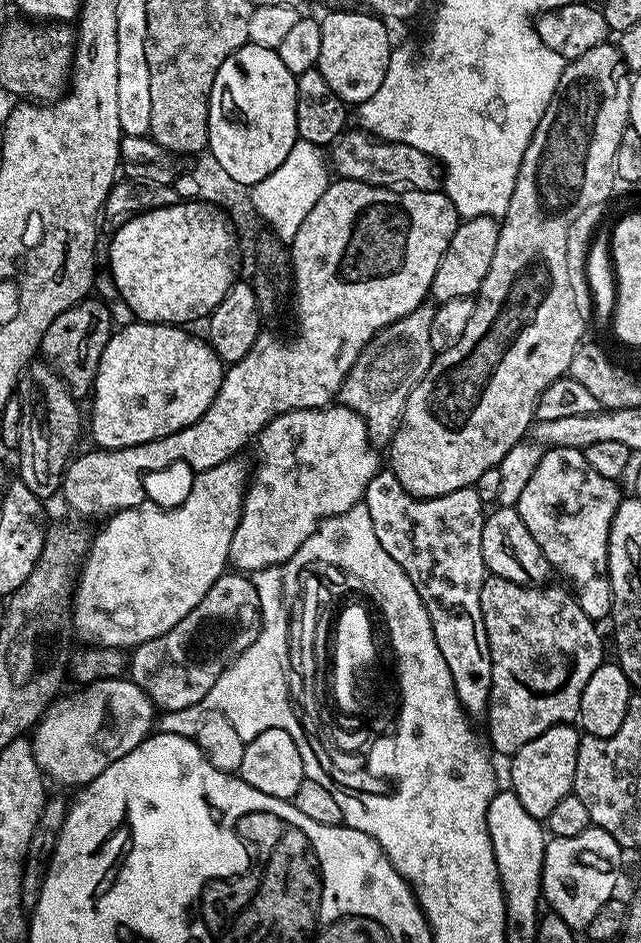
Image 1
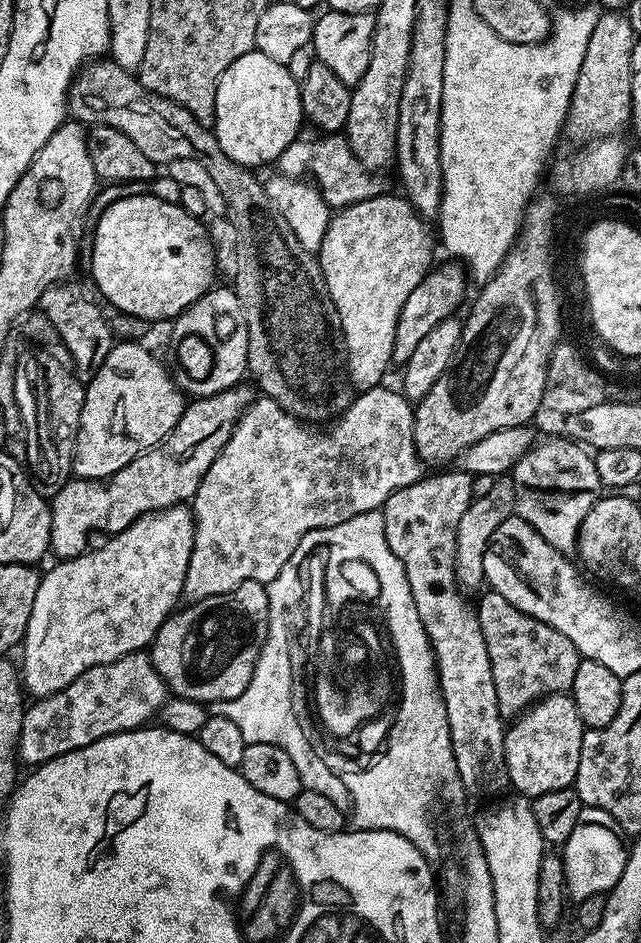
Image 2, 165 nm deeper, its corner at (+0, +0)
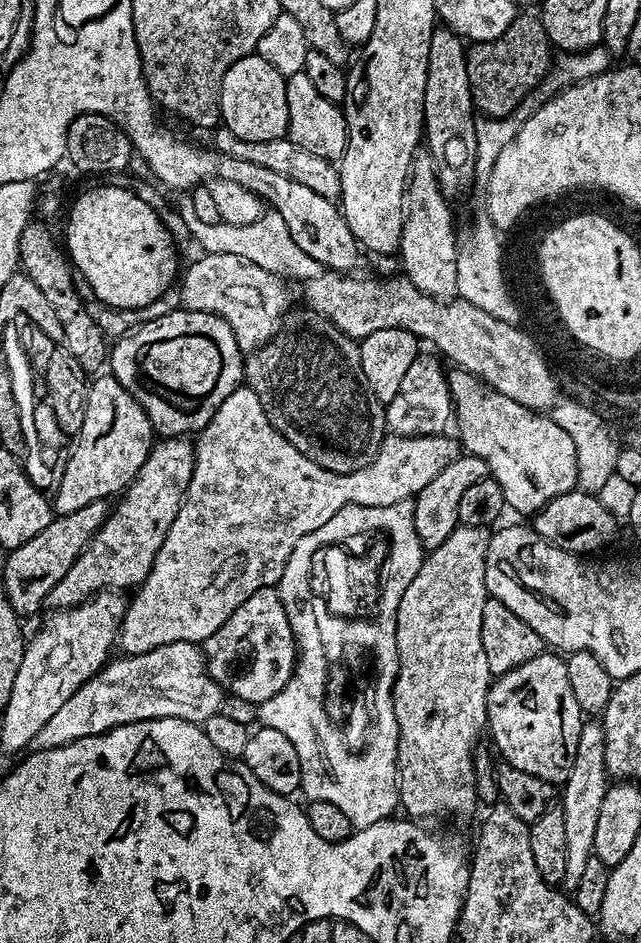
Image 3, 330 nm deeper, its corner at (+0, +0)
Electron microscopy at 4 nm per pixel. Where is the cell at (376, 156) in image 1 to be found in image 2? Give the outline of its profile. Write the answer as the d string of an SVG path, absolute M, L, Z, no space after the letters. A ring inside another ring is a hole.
M324 134L319 138L321 140L297 138L290 146L286 146L276 163L279 175L310 178L333 210L349 208L351 204L385 195L383 175L368 171L362 166L362 162L358 162L354 150L350 150L347 135Z

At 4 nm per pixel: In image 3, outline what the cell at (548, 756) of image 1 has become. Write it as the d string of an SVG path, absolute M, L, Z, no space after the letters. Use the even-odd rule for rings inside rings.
M545 650L530 662L524 662L522 666L509 672L503 672L493 679L488 688L487 731L492 732L498 756L500 751L499 759L518 770L526 770L526 774L534 774L534 778L548 780L554 785L568 779L574 754L578 750L581 723L582 713L577 700L574 699L574 690L570 690L570 678L566 678L565 657L555 651Z

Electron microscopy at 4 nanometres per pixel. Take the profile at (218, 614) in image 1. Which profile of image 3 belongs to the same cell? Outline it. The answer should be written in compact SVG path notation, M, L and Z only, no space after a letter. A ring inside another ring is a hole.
M275 587L259 588L210 638L202 641L204 665L210 678L218 682L228 696L237 696L254 705L262 705L274 698L290 682L296 668L298 649L282 598Z

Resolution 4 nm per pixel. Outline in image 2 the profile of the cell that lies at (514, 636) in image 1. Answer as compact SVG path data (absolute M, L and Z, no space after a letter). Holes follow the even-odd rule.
M491 590L485 593L474 611L482 638L486 638L501 717L515 718L545 696L567 693L582 659L574 642L570 642L566 634L554 630L554 626L546 626L546 622L538 622L538 618L506 602L502 594Z

